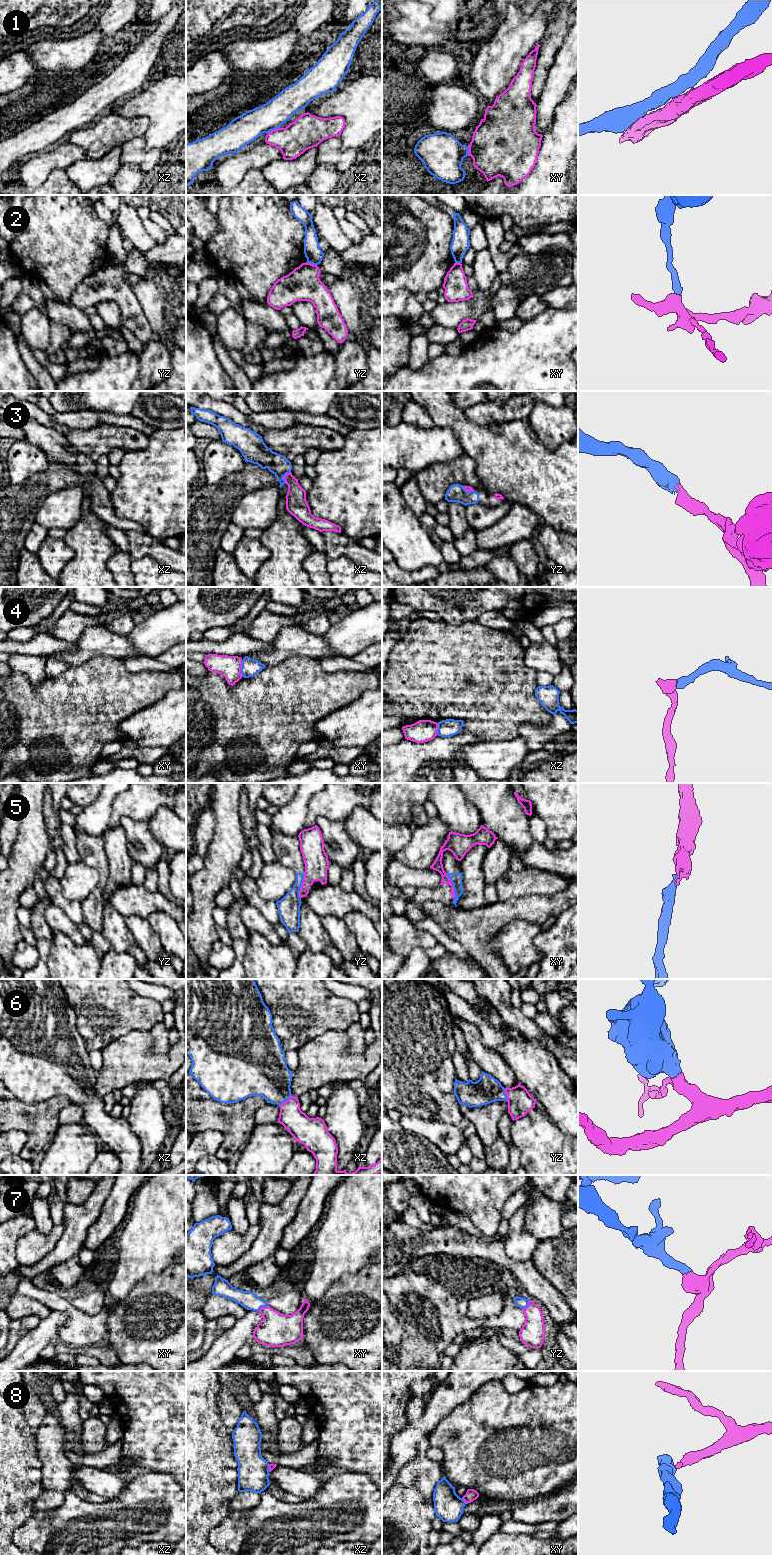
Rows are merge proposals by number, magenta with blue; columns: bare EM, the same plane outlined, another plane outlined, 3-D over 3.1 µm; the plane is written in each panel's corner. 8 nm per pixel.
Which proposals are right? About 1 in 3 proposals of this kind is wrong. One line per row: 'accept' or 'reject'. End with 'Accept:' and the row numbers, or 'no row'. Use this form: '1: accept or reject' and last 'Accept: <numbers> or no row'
1: accept
2: reject
3: accept
4: reject
5: reject
6: accept
7: accept
8: reject
Accept: 1, 3, 6, 7

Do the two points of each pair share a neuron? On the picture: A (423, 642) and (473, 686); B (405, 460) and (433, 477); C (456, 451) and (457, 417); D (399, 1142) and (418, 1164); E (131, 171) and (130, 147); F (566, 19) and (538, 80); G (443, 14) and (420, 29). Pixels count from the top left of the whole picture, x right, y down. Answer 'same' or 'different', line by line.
A: same
B: different
C: different
D: same
E: different
F: same
G: different

